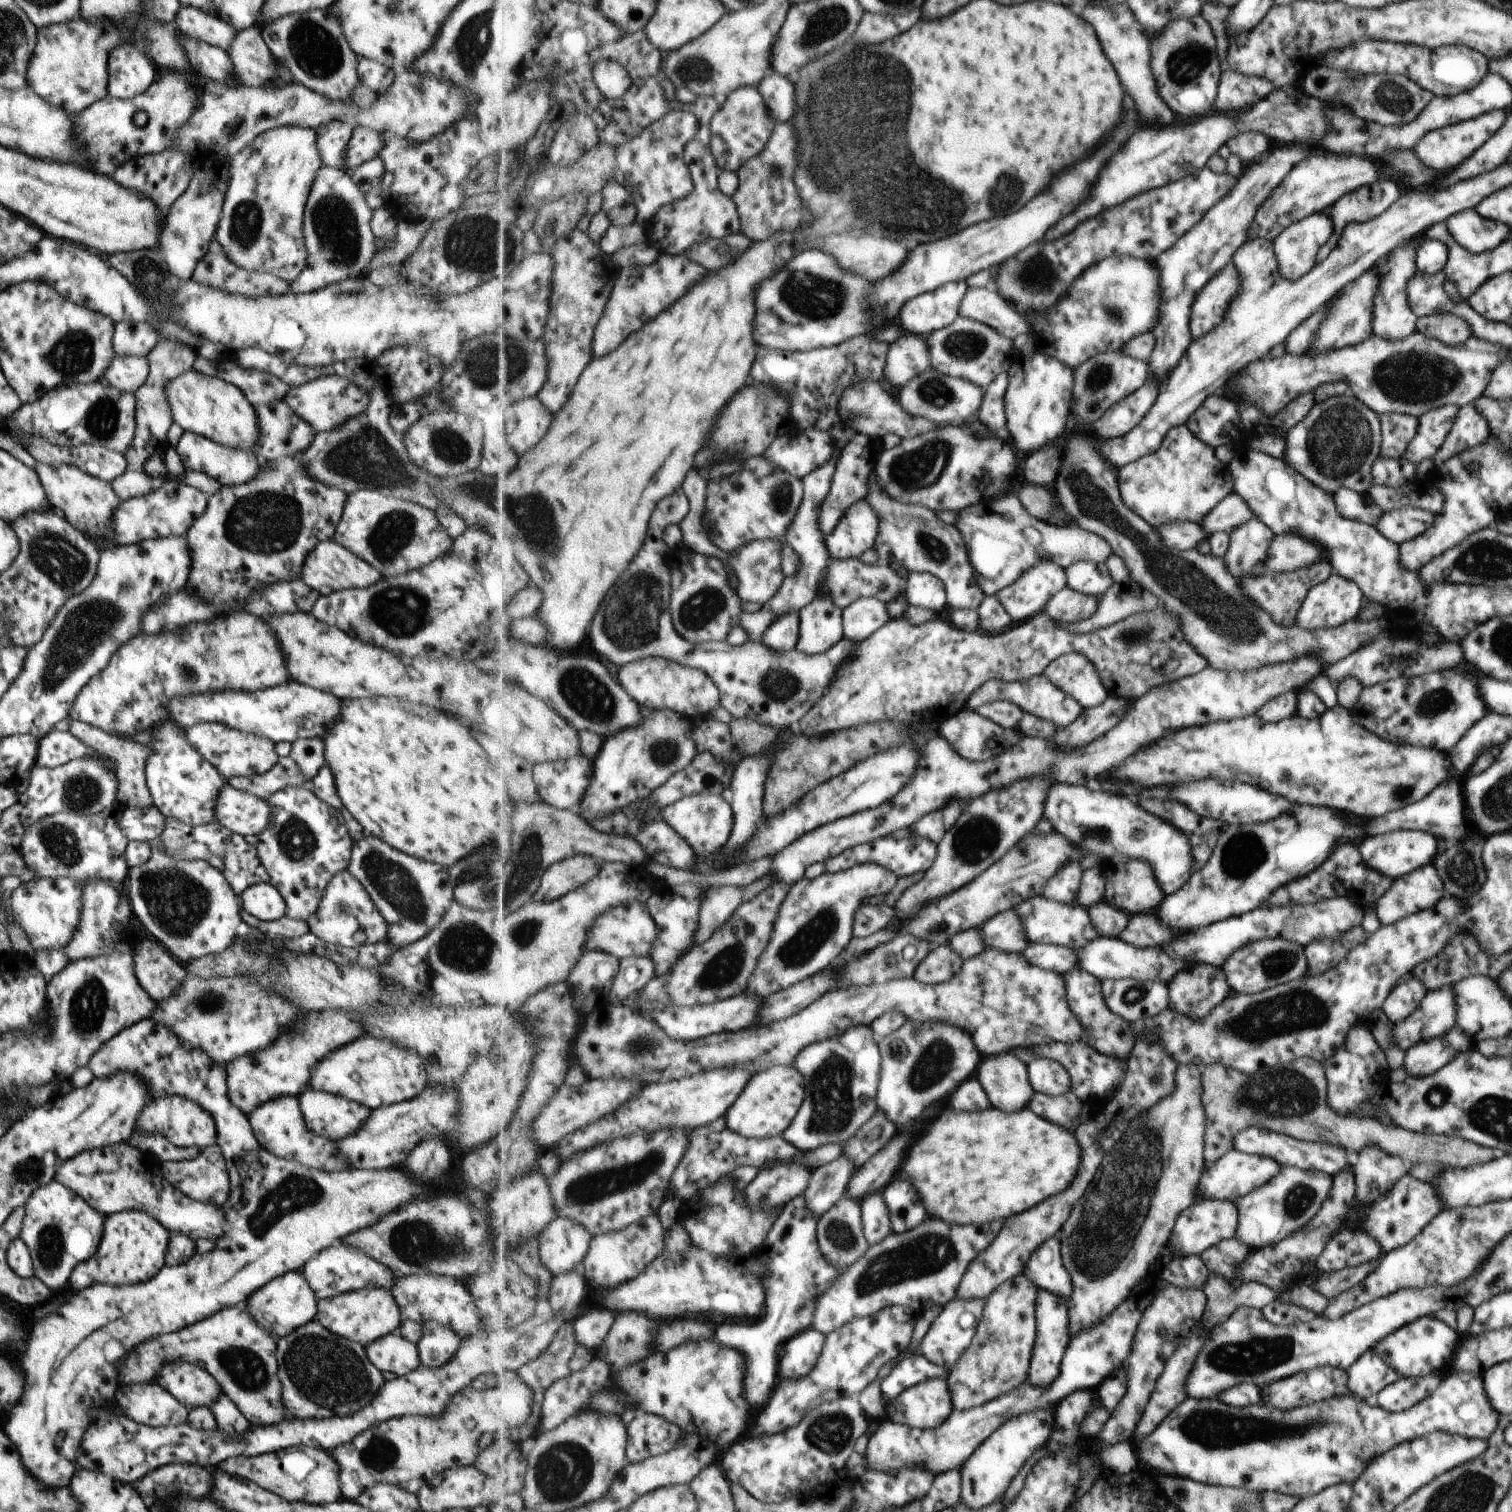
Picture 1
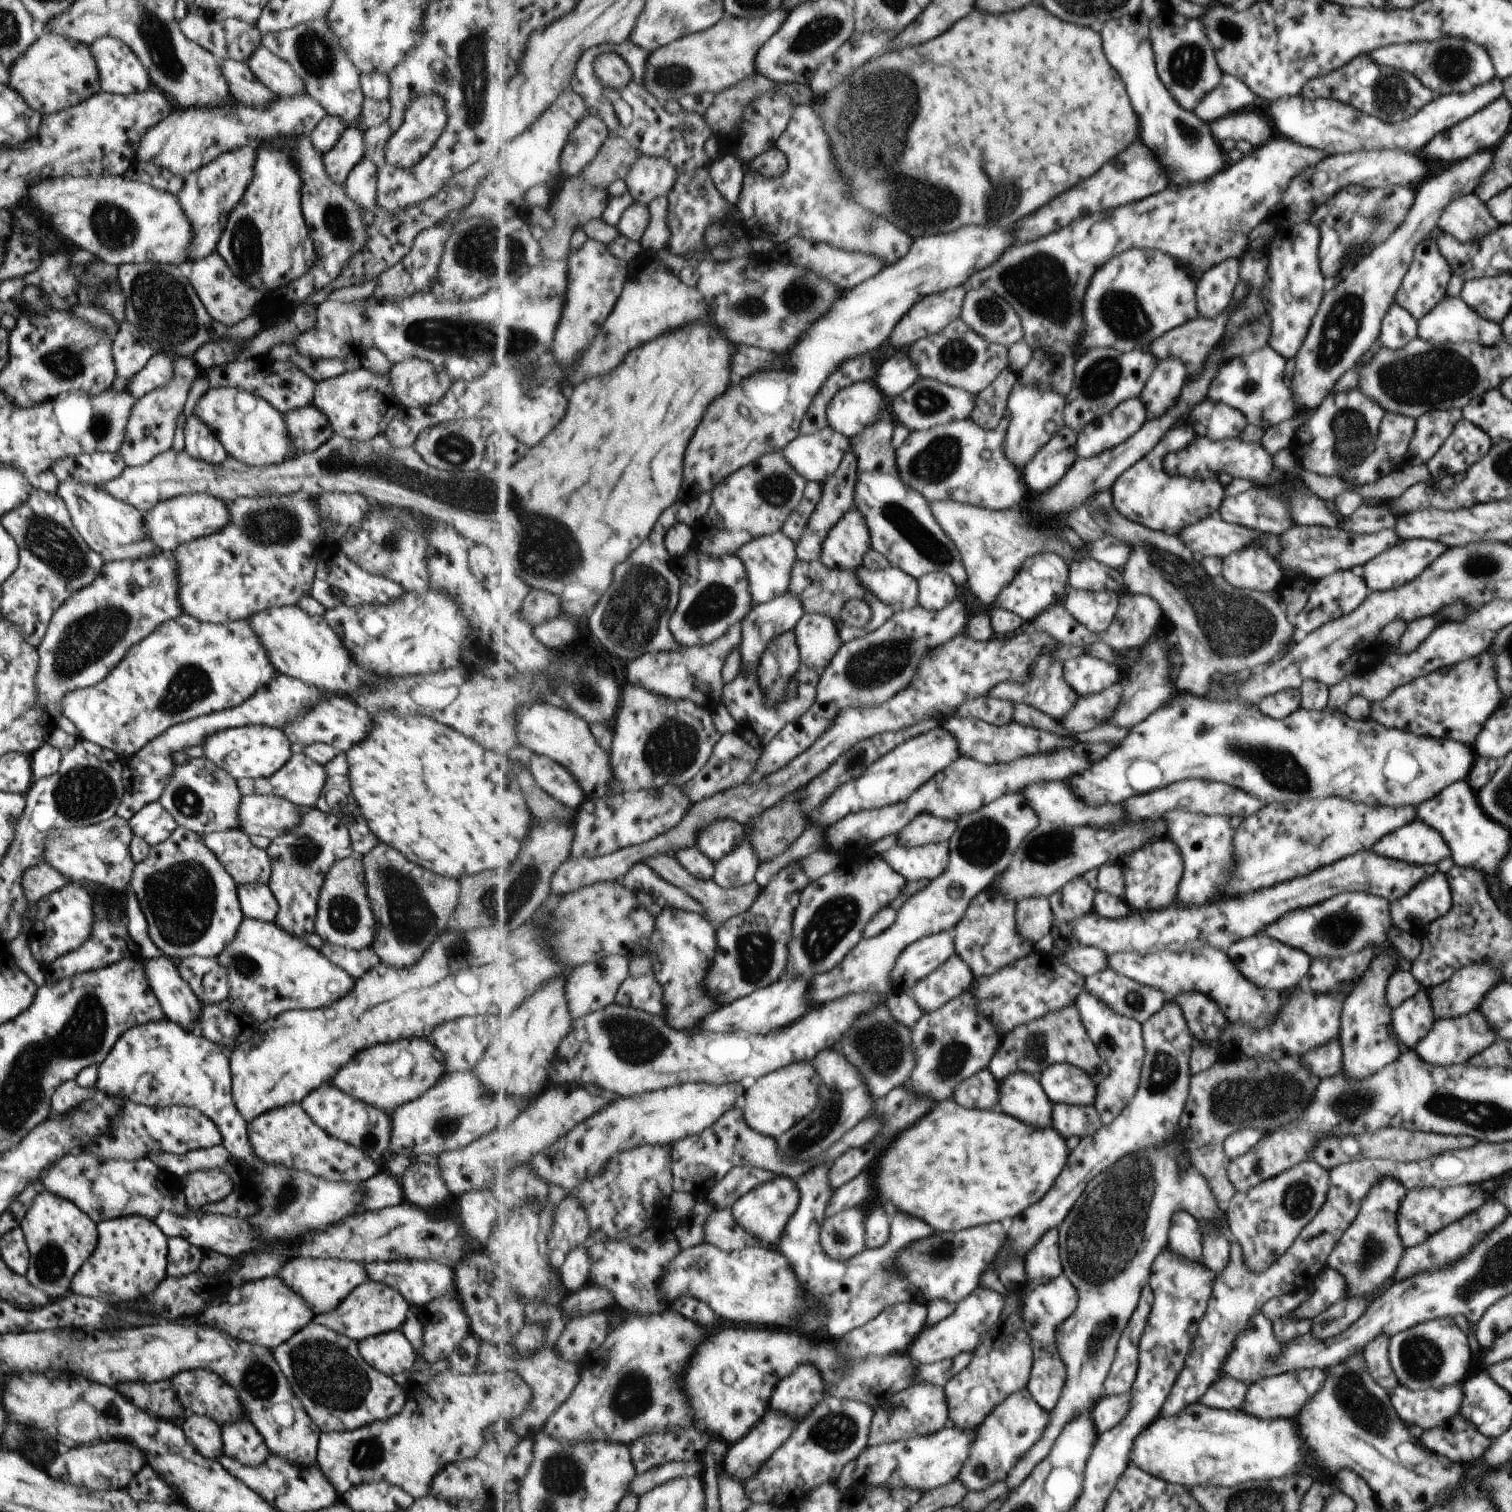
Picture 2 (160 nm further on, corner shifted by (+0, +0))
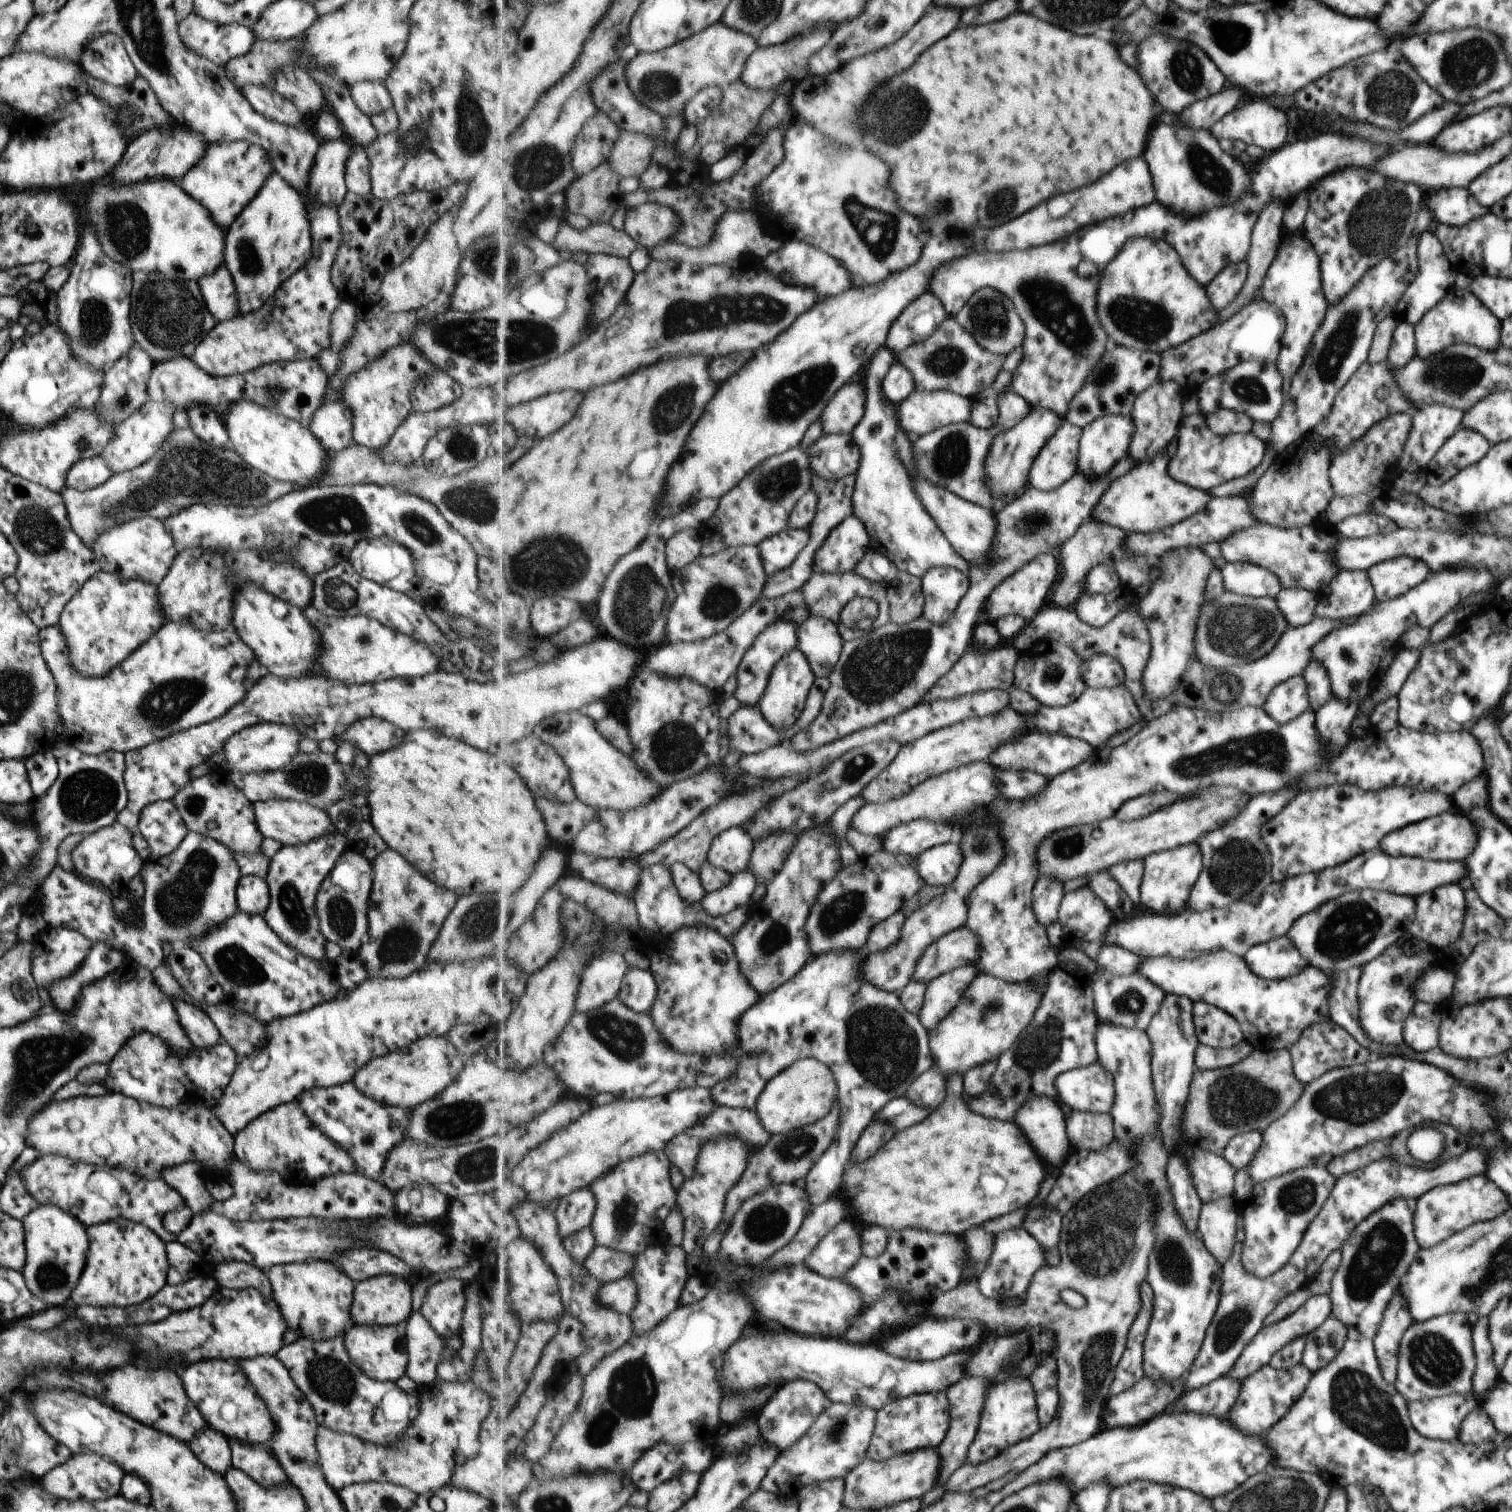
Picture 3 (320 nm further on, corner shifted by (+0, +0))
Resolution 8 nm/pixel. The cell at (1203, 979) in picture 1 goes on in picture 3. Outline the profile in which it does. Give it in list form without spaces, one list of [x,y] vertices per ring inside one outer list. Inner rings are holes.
[[[1202,1001],[1194,1002],[1192,1021],[1199,1045],[1226,1049],[1244,1041],[1240,1024],[1224,1009]]]

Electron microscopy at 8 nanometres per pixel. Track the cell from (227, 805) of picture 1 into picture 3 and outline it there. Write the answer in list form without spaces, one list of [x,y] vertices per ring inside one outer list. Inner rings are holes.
[[[267,799],[252,803],[256,827],[265,838],[273,838],[279,844],[295,847],[306,845],[314,840],[335,832],[332,820],[325,810],[311,806],[306,802],[289,799]]]

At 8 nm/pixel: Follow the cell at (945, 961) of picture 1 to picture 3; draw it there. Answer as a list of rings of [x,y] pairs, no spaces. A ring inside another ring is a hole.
[[[976,965],[959,967],[933,979],[928,984],[924,1010],[919,1015],[929,1030],[939,1027],[955,1010],[976,979],[978,971]]]

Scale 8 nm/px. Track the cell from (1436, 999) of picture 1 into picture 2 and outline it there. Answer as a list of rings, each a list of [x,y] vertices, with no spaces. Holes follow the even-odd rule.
[[[1473,961],[1455,971],[1445,982],[1427,990],[1433,1008],[1434,1022],[1437,1019],[1455,1019],[1477,1010],[1484,997],[1497,984],[1501,984],[1502,974],[1487,961]]]

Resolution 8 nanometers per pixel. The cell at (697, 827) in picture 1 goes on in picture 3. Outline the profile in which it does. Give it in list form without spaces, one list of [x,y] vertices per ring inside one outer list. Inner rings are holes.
[[[744,826],[733,827],[722,832],[713,841],[708,862],[737,875],[747,870],[755,847],[753,837]]]

